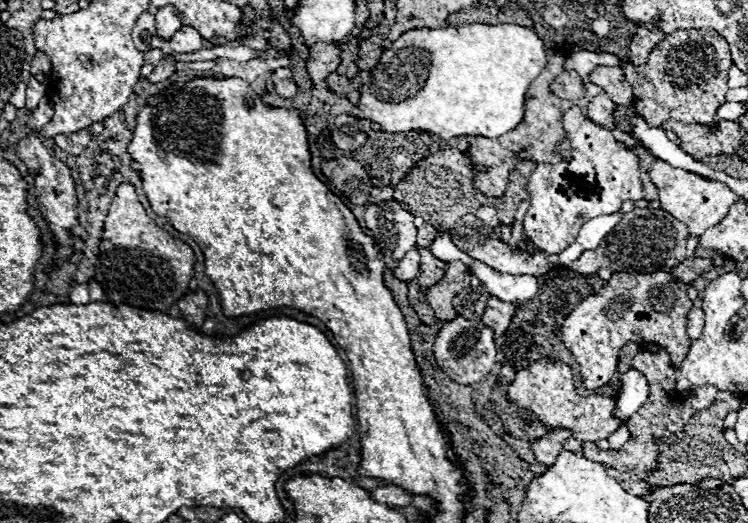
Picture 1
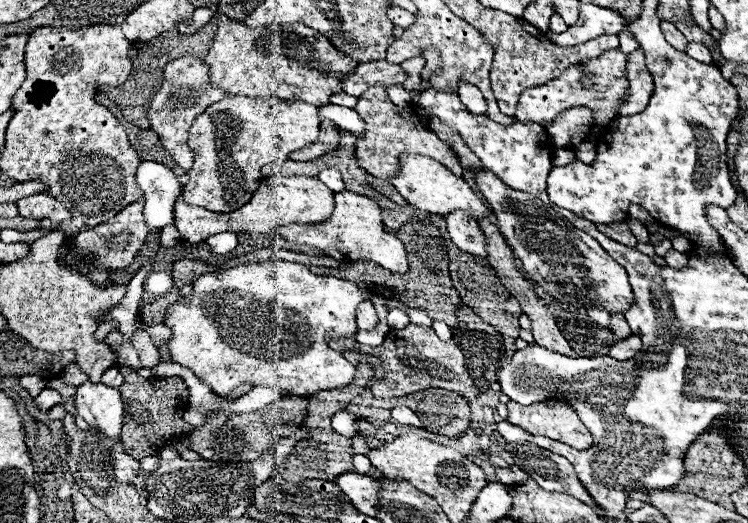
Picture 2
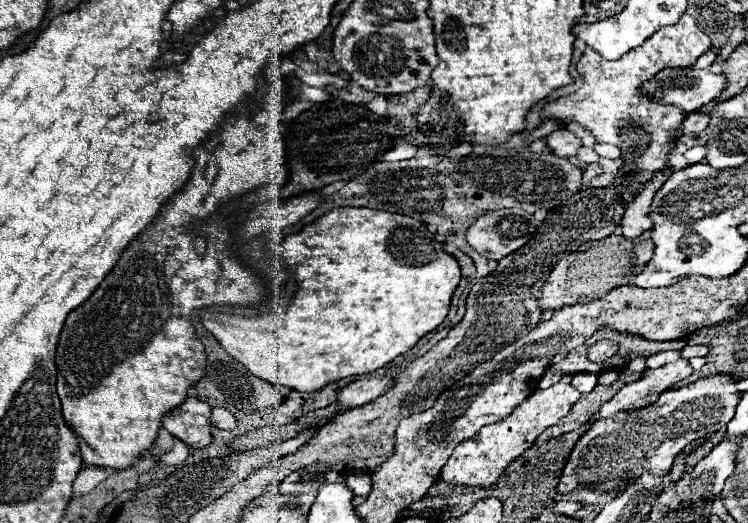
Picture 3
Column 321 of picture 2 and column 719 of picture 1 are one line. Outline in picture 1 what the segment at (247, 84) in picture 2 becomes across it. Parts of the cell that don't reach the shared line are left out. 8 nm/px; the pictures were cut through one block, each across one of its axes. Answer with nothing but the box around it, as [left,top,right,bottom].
[622,30,732,126]

